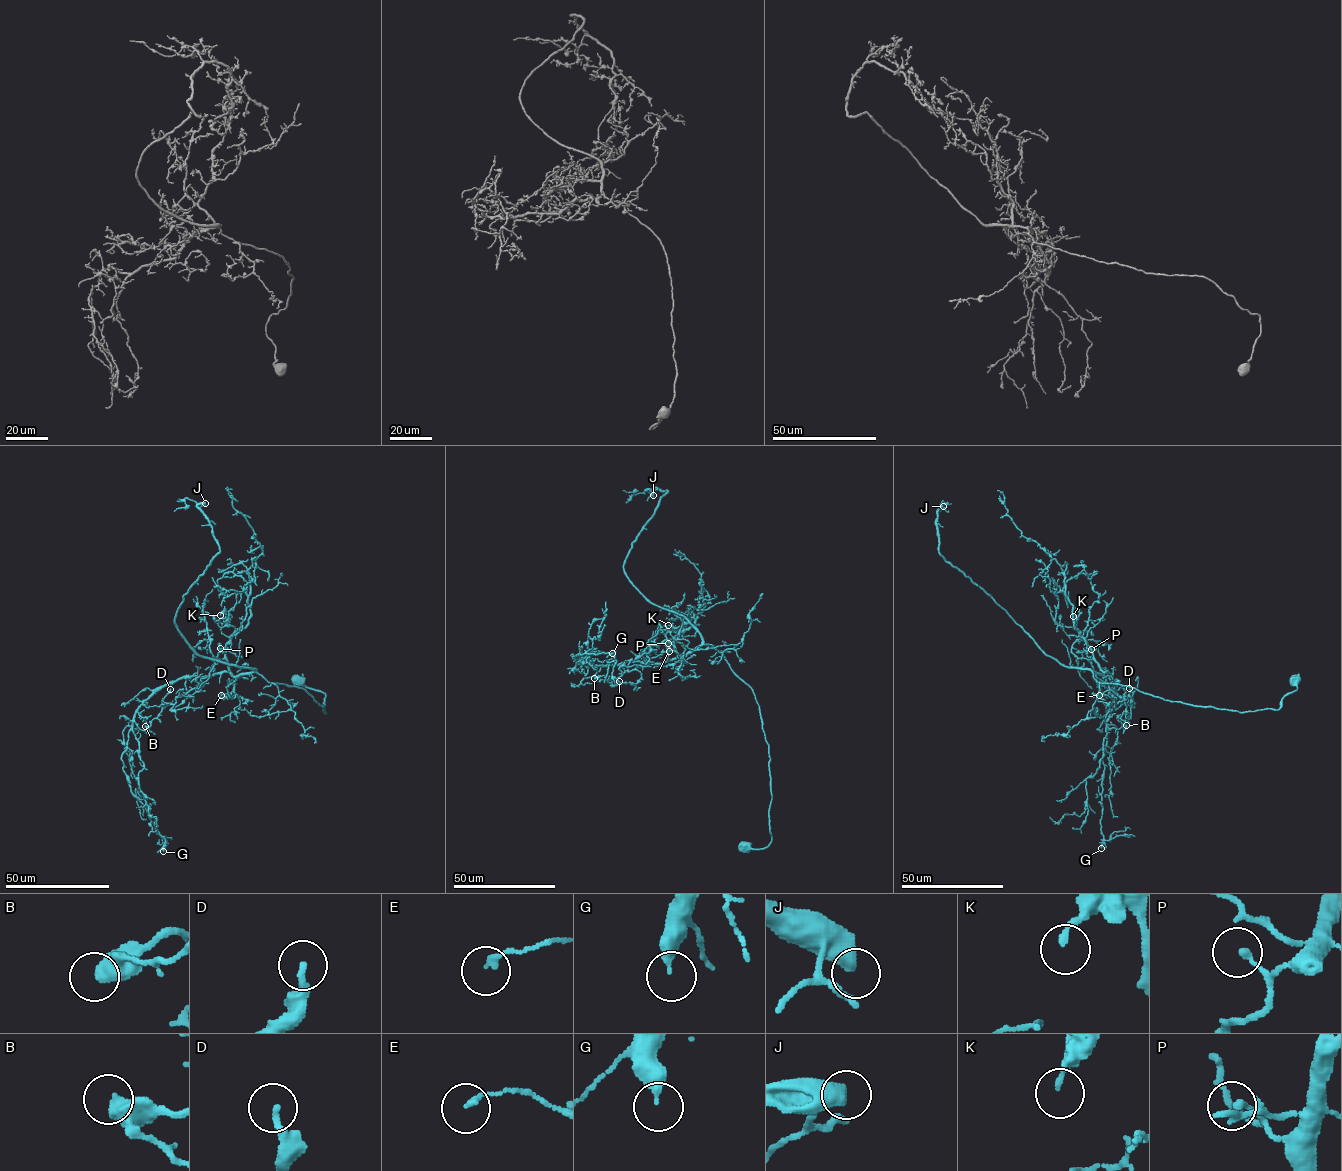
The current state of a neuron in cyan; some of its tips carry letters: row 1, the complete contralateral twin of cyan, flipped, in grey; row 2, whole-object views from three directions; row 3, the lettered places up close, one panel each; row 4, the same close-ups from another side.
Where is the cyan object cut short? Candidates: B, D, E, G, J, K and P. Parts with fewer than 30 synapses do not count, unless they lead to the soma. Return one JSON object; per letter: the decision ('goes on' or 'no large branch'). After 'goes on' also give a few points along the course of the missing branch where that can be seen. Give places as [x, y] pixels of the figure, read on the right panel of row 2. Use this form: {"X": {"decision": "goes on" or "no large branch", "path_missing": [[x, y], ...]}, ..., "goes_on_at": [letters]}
{"B": {"decision": "no large branch"}, "D": {"decision": "goes on"}, "E": {"decision": "no large branch"}, "G": {"decision": "no large branch"}, "J": {"decision": "goes on", "path_missing": [[943, 506], [971, 517], [1031, 574], [1037, 572]]}, "K": {"decision": "no large branch"}, "P": {"decision": "no large branch"}, "goes_on_at": ["D", "J"]}

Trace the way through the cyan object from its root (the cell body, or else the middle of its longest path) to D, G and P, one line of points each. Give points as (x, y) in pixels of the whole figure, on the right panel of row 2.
D: (1295, 680), (1278, 709), (1240, 712), (1100, 683), (1092, 671), (1108, 672), (1132, 707), (1129, 688)
G: (1295, 680), (1278, 709), (1240, 712), (1100, 683), (1092, 671), (1109, 673), (1113, 691), (1101, 848)
P: (1295, 680), (1297, 689), (1277, 709), (1193, 706), (1098, 682), (1092, 671), (1104, 673), (1091, 649)

